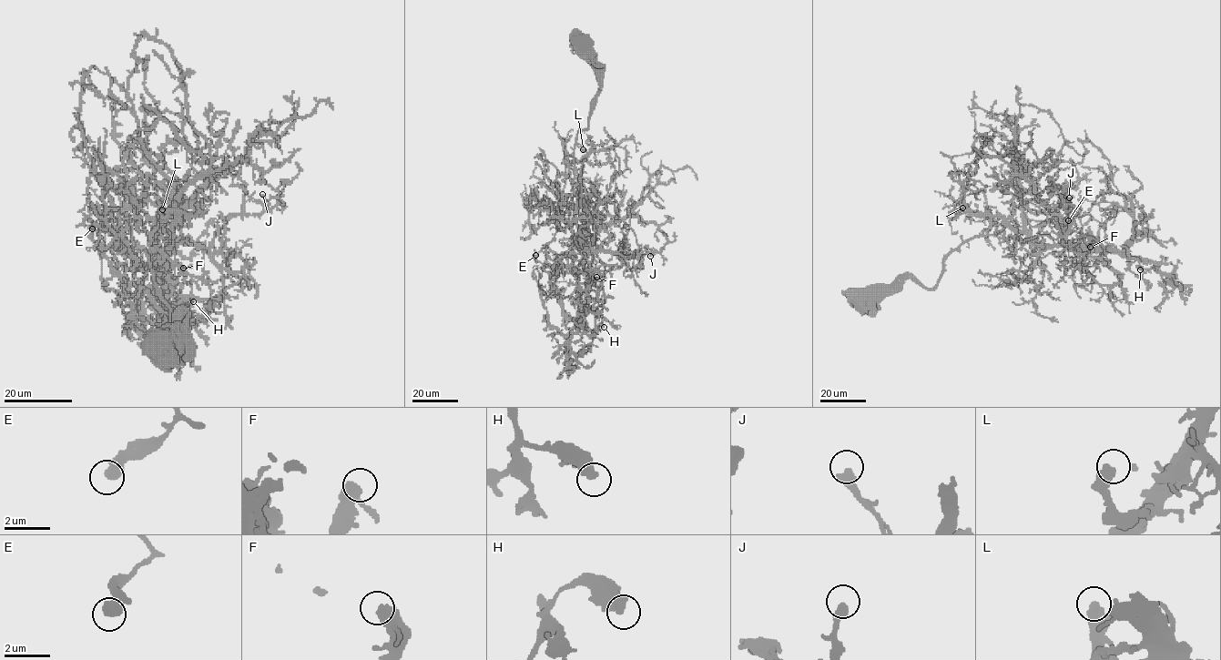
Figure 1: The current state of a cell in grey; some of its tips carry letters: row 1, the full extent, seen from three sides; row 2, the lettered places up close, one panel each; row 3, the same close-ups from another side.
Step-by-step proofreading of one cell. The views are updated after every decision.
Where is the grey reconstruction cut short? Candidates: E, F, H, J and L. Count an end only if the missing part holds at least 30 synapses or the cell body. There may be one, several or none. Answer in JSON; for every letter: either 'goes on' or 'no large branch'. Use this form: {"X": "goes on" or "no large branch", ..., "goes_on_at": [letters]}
{"E": "no large branch", "F": "goes on", "H": "no large branch", "J": "no large branch", "L": "no large branch", "goes_on_at": ["F"]}

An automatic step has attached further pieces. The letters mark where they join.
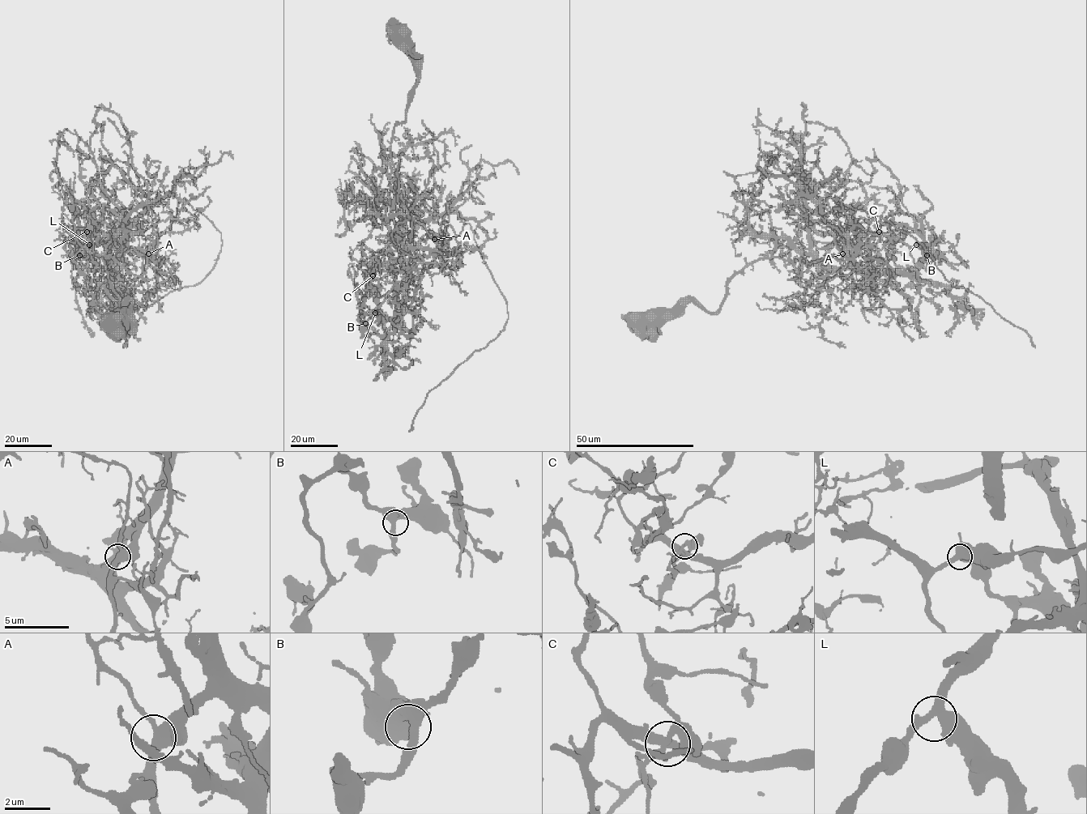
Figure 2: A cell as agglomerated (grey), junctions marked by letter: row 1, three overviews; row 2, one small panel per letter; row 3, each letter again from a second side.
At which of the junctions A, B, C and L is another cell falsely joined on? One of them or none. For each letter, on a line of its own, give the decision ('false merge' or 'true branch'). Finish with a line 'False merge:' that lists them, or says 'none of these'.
A: true branch
B: true branch
C: false merge
L: true branch
False merge: C

